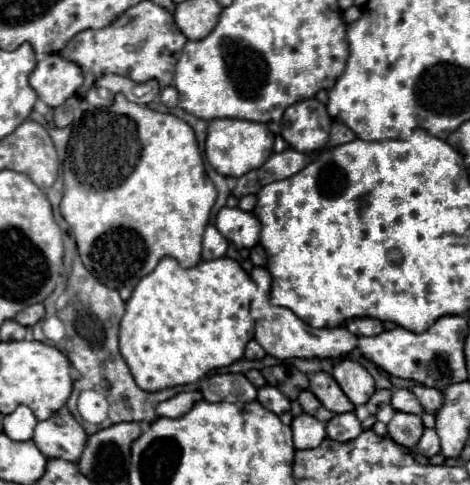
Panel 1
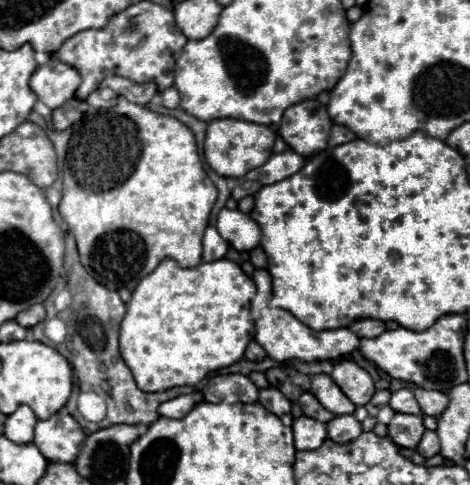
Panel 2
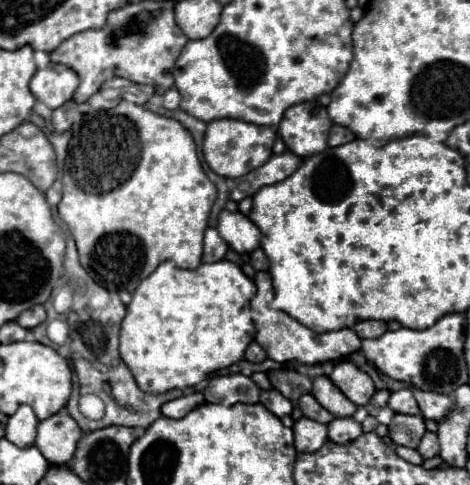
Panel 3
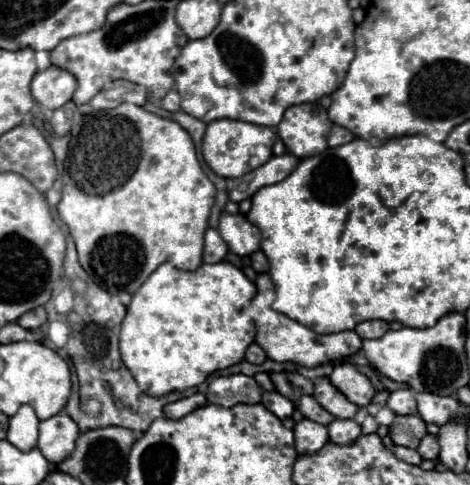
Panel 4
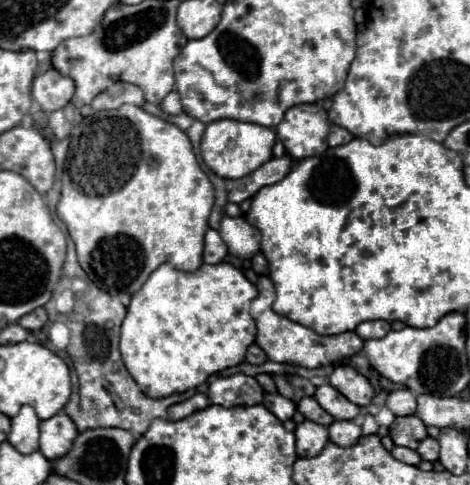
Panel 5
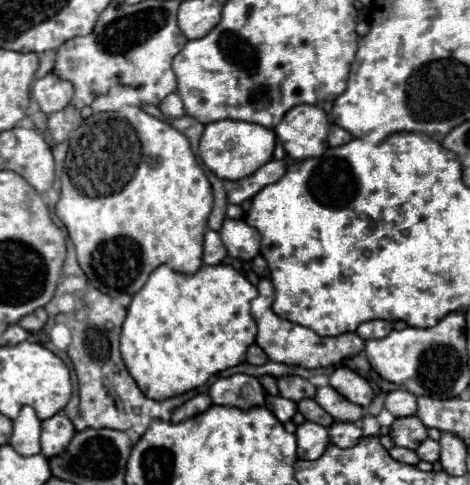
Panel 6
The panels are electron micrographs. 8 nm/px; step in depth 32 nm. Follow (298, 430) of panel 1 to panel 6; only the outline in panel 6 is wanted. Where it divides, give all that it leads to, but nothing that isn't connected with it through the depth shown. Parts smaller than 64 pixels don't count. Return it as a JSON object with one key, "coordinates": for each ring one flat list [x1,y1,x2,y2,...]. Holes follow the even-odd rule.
{"coordinates":[[304,422,296,430,296,440,298,440,298,458,302,460,318,460,326,446,330,444,328,430,320,424,314,422]]}

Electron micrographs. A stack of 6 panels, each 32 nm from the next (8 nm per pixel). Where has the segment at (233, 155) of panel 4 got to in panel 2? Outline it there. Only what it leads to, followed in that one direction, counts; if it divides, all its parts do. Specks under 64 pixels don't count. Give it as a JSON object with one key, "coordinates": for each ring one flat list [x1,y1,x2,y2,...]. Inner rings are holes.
{"coordinates":[[224,118,224,120,212,120,208,122,206,140,204,140,204,158,210,164,214,172,218,172,224,178,240,178,246,172,258,168,272,156,272,146,276,140,276,132,270,130,270,126,252,124,244,120]]}

